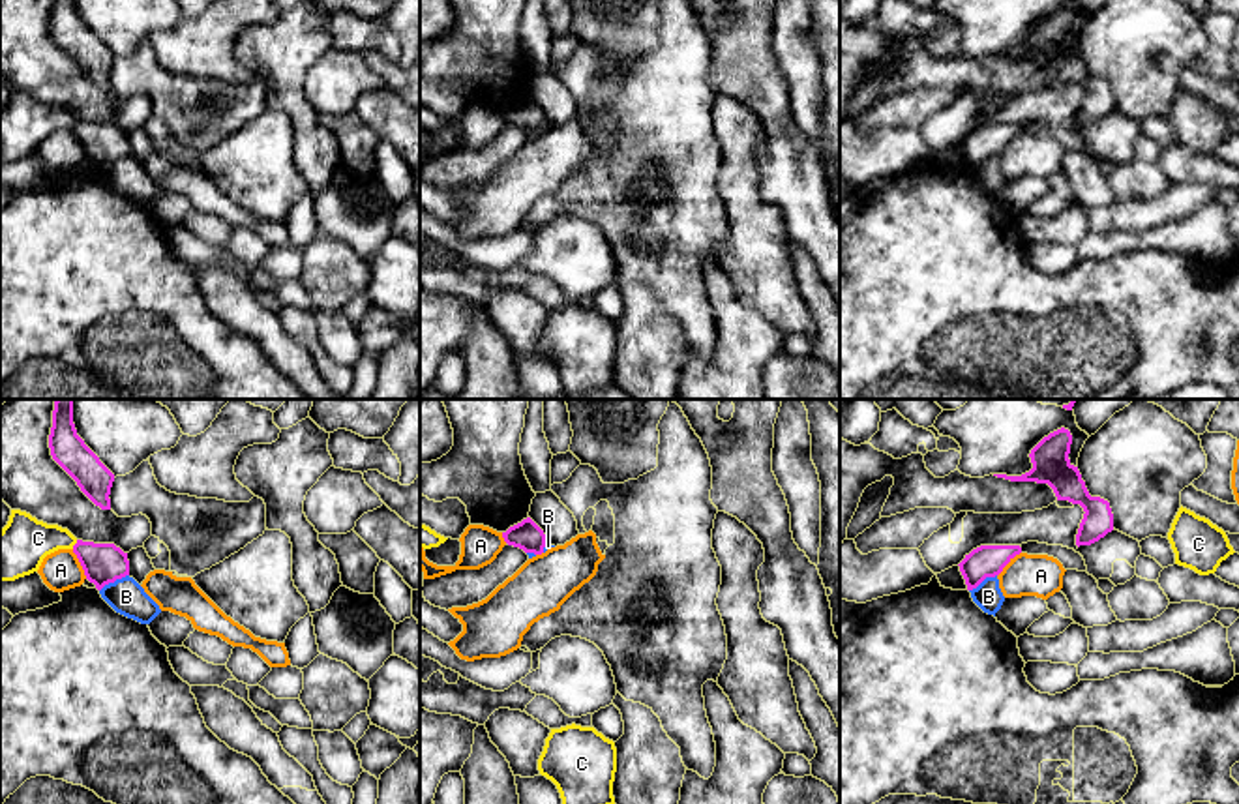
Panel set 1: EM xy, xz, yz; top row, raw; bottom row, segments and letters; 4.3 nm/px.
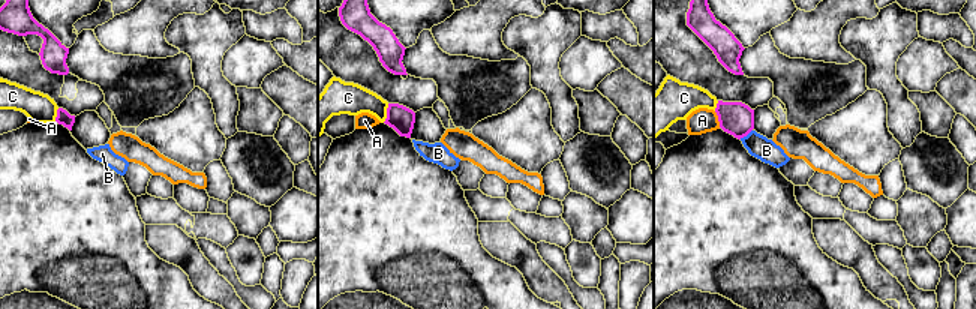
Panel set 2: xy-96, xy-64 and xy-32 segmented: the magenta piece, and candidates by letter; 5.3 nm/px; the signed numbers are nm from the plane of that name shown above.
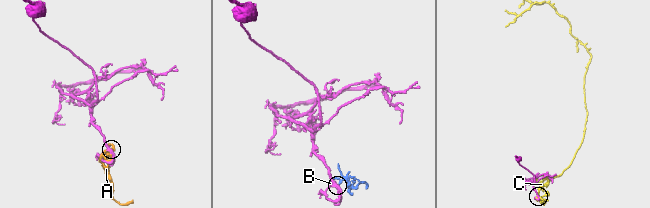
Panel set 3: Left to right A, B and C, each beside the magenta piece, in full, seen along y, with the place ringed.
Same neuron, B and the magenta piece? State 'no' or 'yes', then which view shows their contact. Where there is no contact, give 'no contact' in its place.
no; meets magenta in xy

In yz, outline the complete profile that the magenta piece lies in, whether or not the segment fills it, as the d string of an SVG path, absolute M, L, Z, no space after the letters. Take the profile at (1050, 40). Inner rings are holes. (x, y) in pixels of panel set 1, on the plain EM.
M1061 7L1044 17L1029 34L1033 49L1022 56L993 54L1010 62L1048 64L1057 81L1068 81L1083 88L1083 99L1076 114L1076 126L1091 126L1113 111L1110 82L1091 77L1078 47L1068 39L1072 15Z

